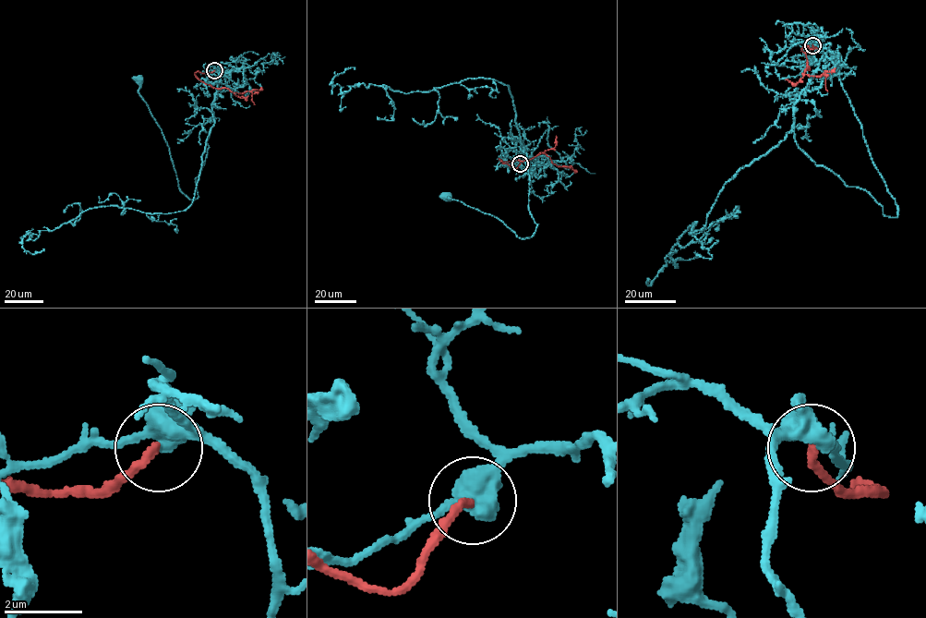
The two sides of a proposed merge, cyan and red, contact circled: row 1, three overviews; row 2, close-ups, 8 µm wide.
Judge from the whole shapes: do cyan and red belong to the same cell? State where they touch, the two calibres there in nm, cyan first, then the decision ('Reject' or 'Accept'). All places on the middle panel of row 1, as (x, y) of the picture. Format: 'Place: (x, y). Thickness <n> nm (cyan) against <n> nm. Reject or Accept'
Place: (520, 163). Thickness 380 nm (cyan) against 200 nm. Reject

